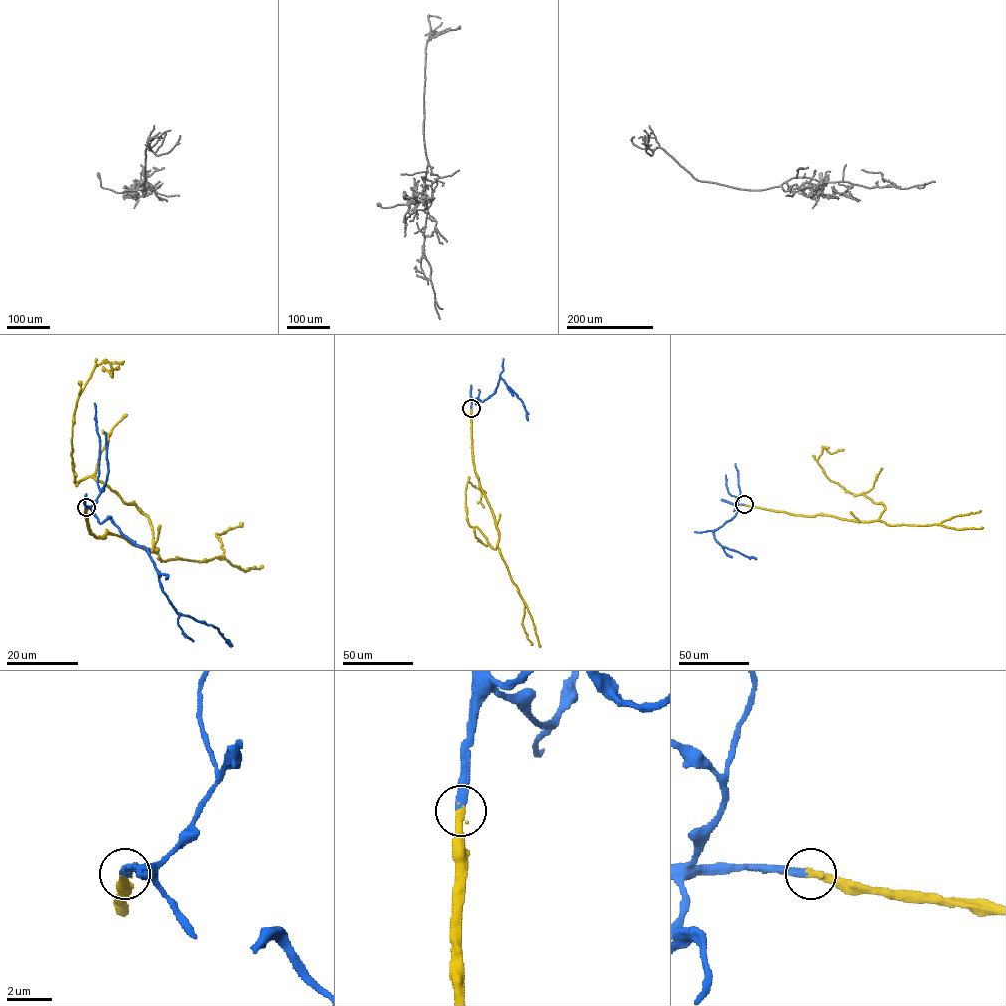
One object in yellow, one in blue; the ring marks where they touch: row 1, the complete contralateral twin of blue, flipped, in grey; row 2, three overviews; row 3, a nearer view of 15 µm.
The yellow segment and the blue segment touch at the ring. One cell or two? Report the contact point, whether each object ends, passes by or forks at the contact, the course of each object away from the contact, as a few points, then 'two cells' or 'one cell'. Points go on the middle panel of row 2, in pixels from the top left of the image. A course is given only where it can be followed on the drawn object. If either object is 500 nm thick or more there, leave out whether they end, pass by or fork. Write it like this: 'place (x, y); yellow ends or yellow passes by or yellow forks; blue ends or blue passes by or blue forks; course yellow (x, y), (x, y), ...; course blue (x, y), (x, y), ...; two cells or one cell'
place (471, 408); yellow ends; blue ends; course yellow (471, 408), (474, 470), (498, 531), (495, 549), (468, 522), (468, 481), (481, 491), (484, 507); course blue (471, 408), (473, 400), (477, 398), (483, 401), (494, 393), (500, 377), (521, 400), (528, 420); one cell

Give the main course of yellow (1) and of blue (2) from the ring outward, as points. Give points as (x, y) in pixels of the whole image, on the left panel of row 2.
1: (86, 508), (94, 535), (156, 549), (134, 505), (75, 480), (75, 406), (97, 365), (119, 366)
2: (86, 508), (99, 523), (109, 518), (144, 548), (154, 562), (160, 586), (178, 613), (214, 627), (231, 646)

